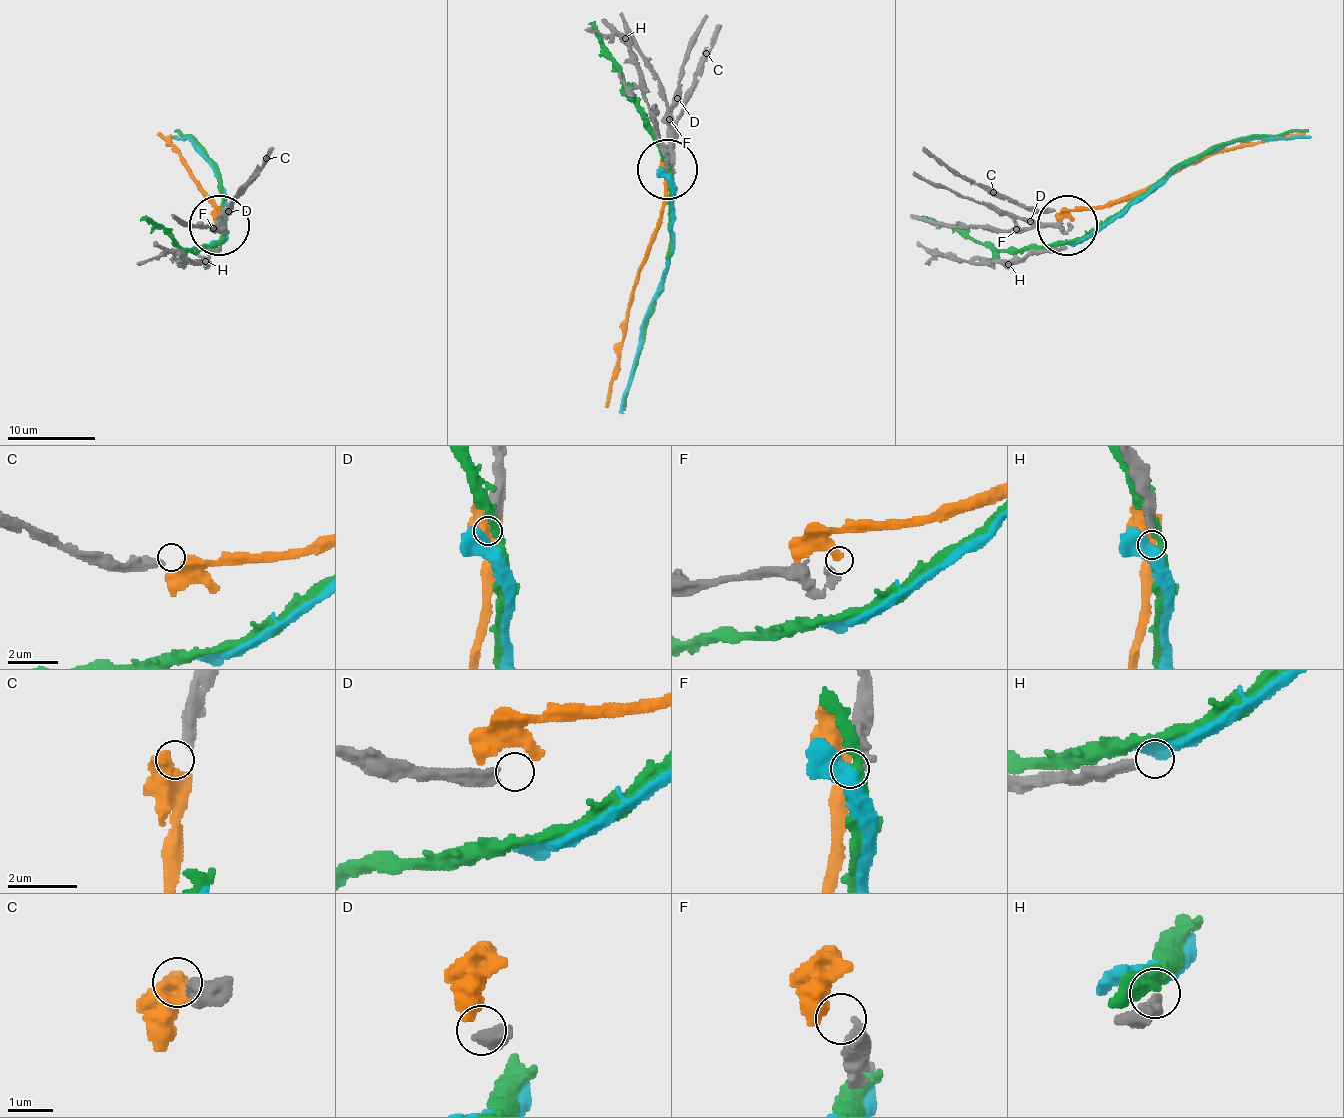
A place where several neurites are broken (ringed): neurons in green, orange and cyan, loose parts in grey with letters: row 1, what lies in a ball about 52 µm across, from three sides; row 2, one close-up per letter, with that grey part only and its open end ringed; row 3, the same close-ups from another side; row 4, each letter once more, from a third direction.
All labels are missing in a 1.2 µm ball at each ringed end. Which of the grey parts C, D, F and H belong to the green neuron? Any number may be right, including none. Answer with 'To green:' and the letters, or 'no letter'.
To green: no letter

